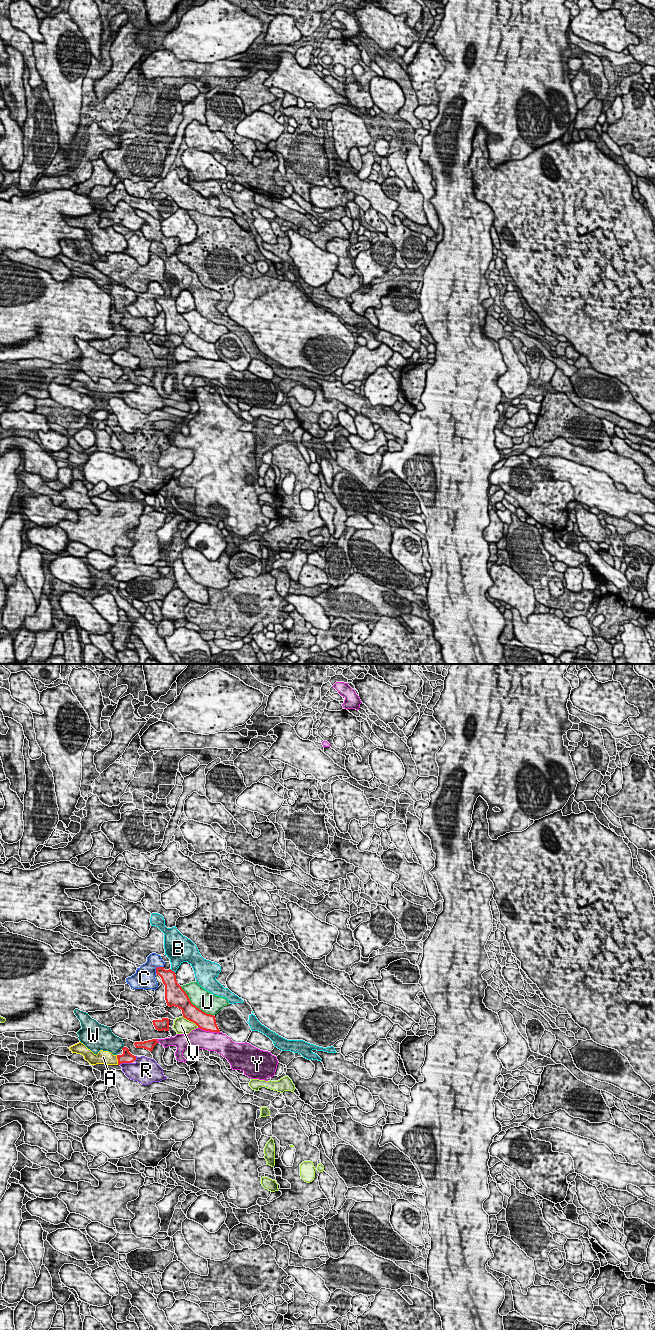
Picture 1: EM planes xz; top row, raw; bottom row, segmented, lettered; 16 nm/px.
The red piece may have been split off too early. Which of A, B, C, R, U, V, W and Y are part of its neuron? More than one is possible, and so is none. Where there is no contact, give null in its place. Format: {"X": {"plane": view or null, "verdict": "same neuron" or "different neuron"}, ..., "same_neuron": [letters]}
{"A": {"plane": "xz", "verdict": "same neuron"}, "B": {"plane": "xz", "verdict": "different neuron"}, "C": {"plane": "xz", "verdict": "different neuron"}, "R": {"plane": "xz", "verdict": "different neuron"}, "U": {"plane": "xz", "verdict": "different neuron"}, "V": {"plane": "xz", "verdict": "different neuron"}, "W": {"plane": null, "verdict": "different neuron"}, "Y": {"plane": "xz", "verdict": "different neuron"}, "same_neuron": ["A"]}

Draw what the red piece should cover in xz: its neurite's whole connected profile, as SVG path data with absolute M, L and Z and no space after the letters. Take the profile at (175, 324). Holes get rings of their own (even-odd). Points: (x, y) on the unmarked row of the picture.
M157 295L156 302L162 307L165 313L165 328L167 334L178 335L182 338L183 345L195 351L198 356L219 361L214 343L207 342L193 333L182 315L177 311L175 300L164 295Z

